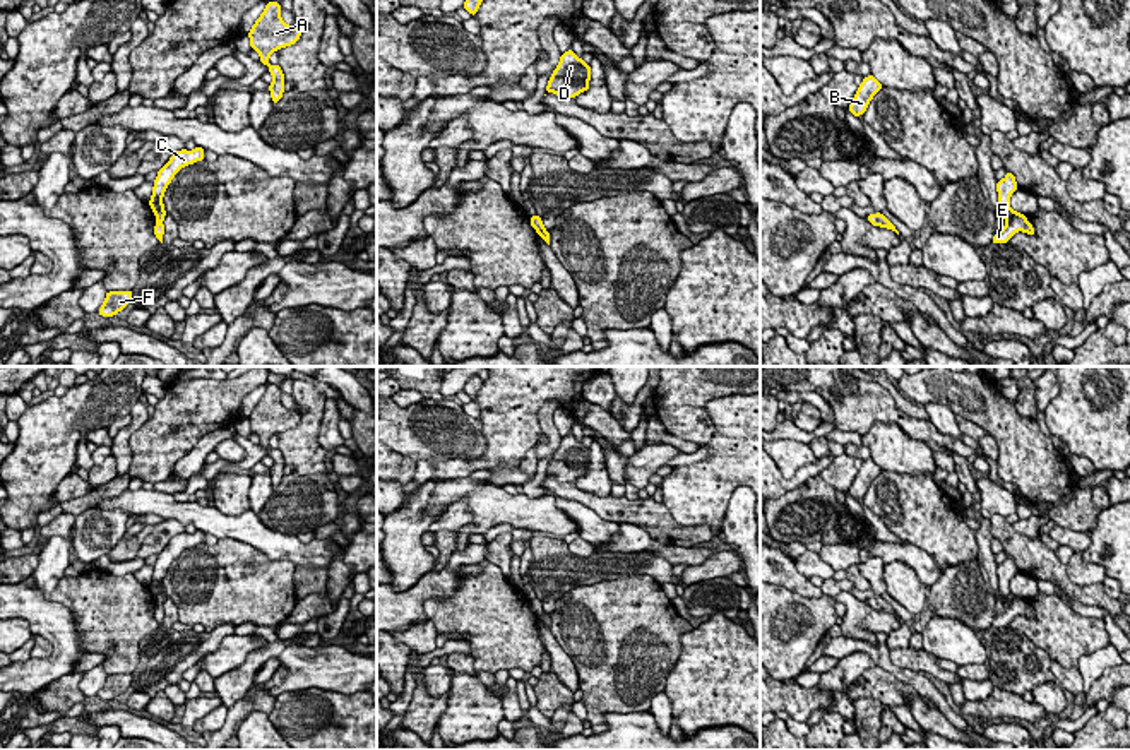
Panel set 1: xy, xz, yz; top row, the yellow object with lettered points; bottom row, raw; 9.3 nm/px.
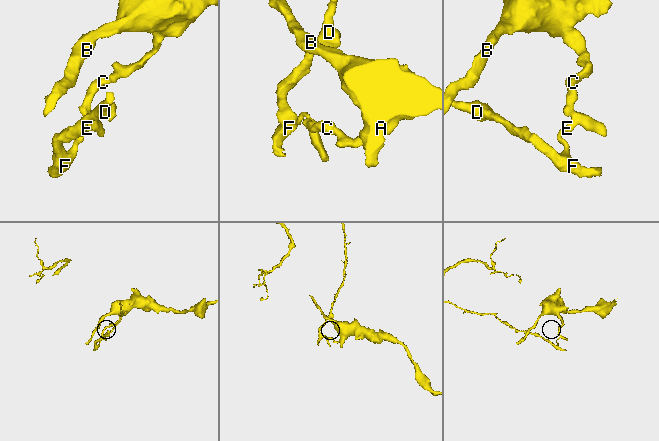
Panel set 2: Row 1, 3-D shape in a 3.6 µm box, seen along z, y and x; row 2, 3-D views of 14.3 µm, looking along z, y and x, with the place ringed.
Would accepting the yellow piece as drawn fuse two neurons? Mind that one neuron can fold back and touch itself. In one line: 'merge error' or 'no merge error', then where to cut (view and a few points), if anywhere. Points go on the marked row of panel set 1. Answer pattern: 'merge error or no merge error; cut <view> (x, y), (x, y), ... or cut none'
merge error; cut xy (163, 208), (154, 213)

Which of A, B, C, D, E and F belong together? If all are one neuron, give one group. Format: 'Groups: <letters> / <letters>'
Groups: A B C / D E F

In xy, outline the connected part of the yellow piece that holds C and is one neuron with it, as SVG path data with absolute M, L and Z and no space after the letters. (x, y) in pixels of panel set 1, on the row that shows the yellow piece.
M195 147L193 151L176 151L175 154L171 154L170 161L166 163L164 168L161 168L158 171L158 176L154 180L154 187L152 187L152 197L149 200L149 205L152 209L152 212L156 214L158 211L163 211L163 195L168 188L168 185L171 183L171 180L175 178L175 175L187 164L193 164L197 161L204 159L204 147Z

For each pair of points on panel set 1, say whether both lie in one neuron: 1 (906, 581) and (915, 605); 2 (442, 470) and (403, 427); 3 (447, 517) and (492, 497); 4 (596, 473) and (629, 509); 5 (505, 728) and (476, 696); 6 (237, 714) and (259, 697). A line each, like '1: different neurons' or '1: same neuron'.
1: same neuron
2: different neurons
3: different neurons
4: different neurons
5: different neurons
6: same neuron

